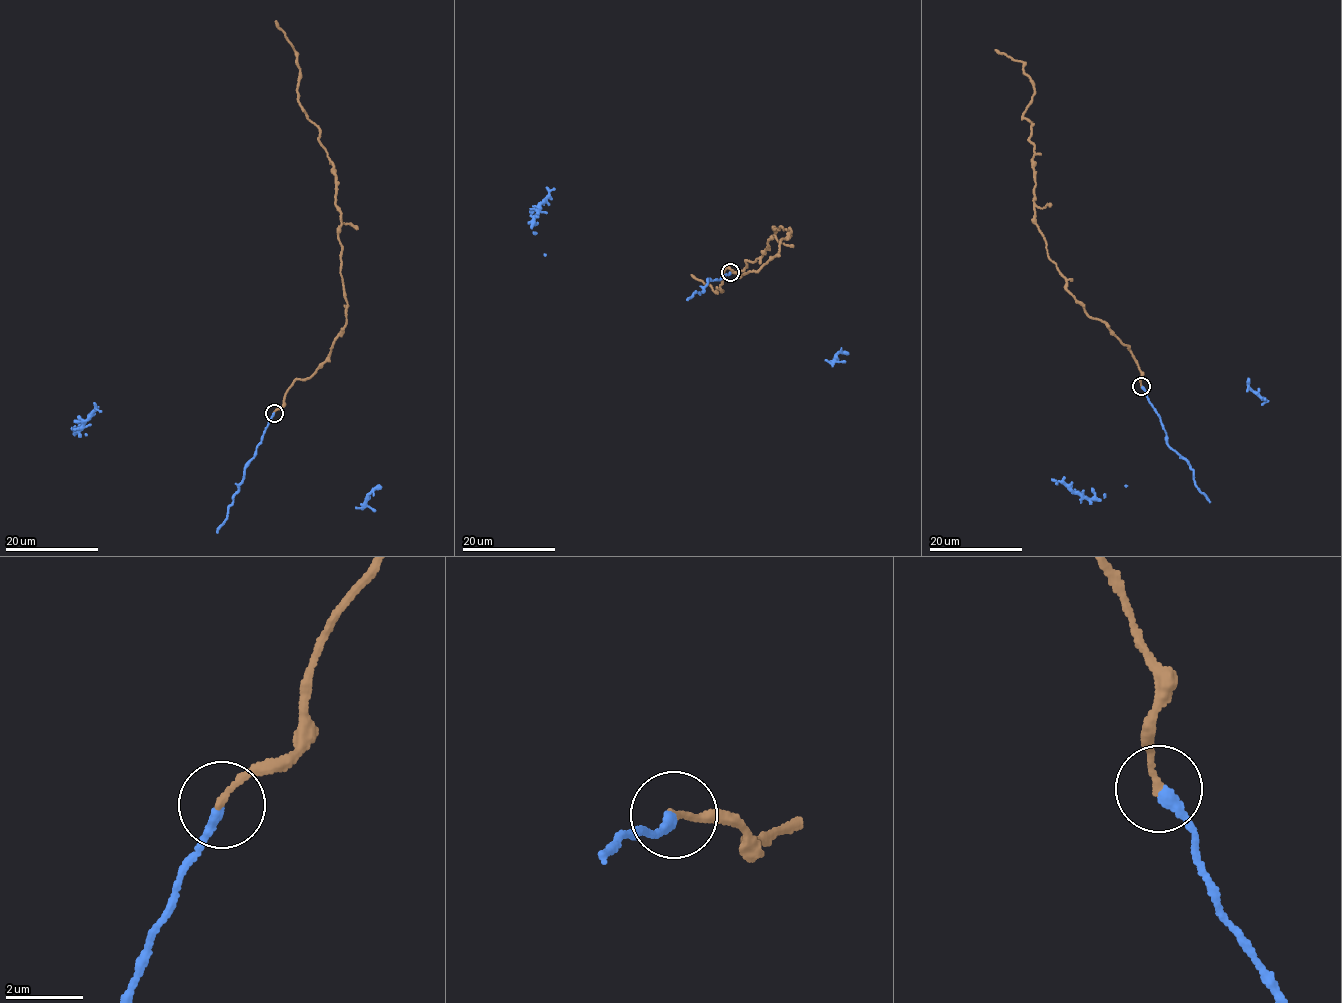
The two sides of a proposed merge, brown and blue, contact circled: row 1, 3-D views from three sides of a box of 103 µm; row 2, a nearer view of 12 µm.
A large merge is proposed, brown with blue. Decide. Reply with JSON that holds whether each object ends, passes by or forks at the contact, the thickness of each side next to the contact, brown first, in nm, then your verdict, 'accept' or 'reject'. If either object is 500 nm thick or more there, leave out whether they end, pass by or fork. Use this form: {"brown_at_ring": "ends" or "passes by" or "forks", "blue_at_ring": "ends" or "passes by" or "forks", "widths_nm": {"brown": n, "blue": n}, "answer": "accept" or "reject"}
{"brown_at_ring": "ends", "blue_at_ring": "ends", "widths_nm": {"brown": 170, "blue": 260}, "answer": "accept"}

